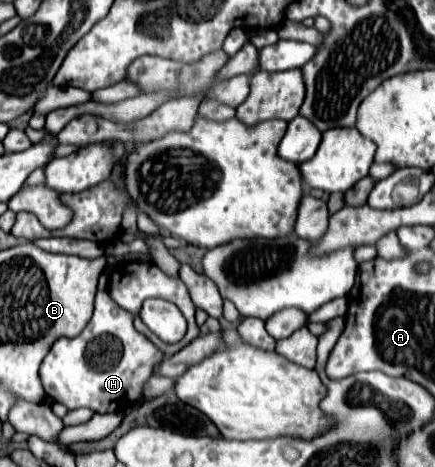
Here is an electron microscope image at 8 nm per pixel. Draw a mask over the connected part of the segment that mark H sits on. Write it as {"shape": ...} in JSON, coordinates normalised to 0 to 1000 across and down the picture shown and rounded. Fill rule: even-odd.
{"shape":[[[223,623],[218,666],[177,722],[126,730],[94,782],[94,816],[117,854],[159,876],[205,872],[218,884],[283,880],[287,867],[320,859],[329,816],[352,803],[352,786],[375,756],[338,722],[310,709],[306,675],[264,653],[246,623]]]}

